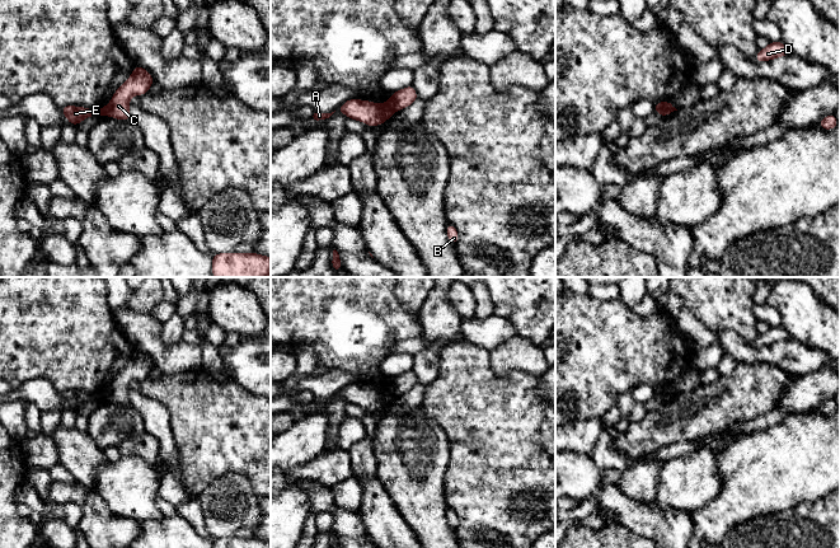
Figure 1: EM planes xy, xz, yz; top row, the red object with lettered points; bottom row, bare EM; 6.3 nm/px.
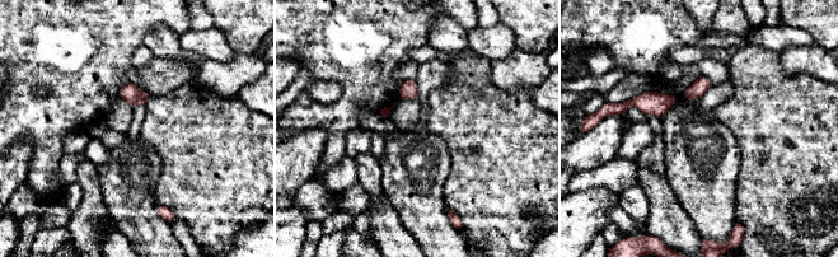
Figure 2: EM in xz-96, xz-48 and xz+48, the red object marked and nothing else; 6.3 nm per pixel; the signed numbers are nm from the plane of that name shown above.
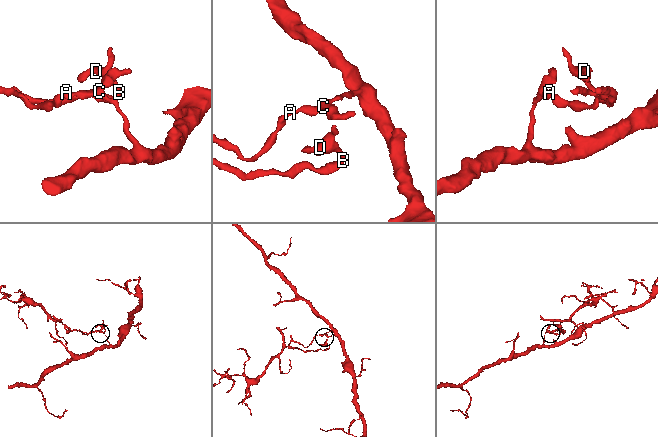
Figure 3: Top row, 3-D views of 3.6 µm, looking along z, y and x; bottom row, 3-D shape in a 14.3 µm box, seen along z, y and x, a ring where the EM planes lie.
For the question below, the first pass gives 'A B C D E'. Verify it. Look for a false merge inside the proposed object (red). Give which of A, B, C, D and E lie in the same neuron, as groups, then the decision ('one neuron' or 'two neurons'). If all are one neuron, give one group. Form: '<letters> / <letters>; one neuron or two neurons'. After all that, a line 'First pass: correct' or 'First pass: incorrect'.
A B D E / C; two neurons
First pass: incorrect

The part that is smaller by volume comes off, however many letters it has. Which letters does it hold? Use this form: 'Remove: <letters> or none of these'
Remove: A, B, D, E

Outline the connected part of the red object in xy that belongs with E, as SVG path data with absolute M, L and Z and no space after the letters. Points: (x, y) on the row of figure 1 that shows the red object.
M108 104L102 109L89 109L85 107L65 106L60 108L64 116L67 118L70 125L78 126L83 120L88 117L103 117L108 114Z

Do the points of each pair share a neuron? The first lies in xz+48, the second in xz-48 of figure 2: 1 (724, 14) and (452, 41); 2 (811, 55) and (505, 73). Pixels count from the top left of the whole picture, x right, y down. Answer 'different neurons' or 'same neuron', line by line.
1: same neuron
2: same neuron

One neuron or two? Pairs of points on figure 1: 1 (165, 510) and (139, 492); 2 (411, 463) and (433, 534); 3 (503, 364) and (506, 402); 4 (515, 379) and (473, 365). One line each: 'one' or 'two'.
1: two
2: one
3: two
4: one

